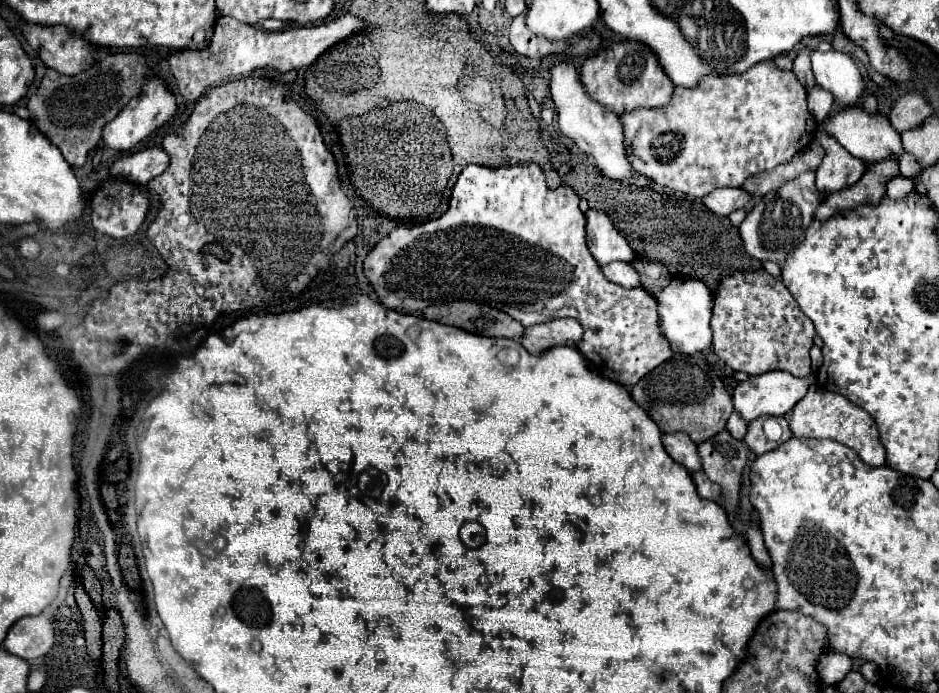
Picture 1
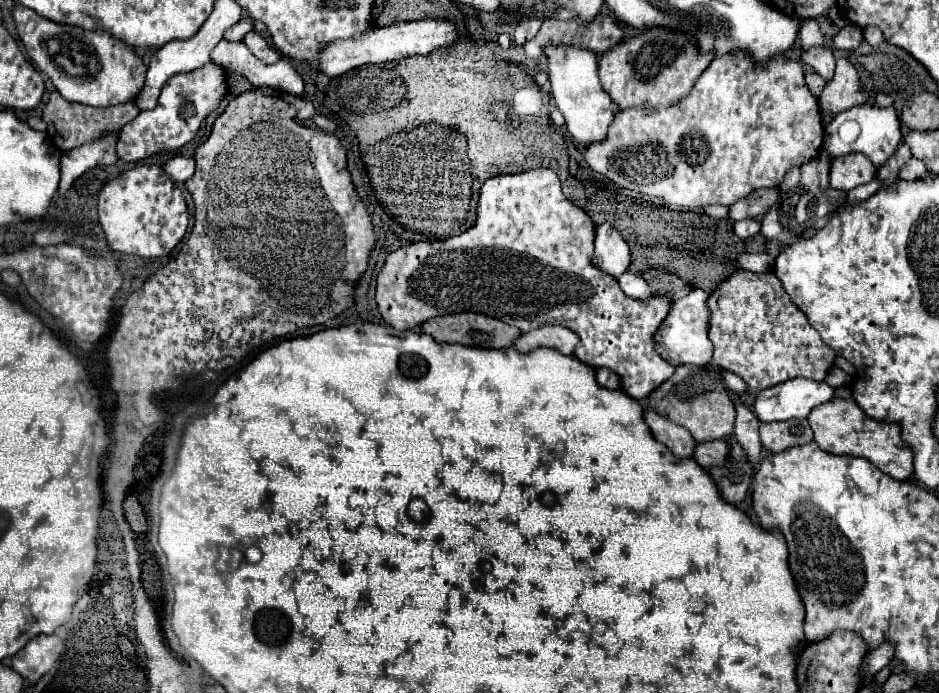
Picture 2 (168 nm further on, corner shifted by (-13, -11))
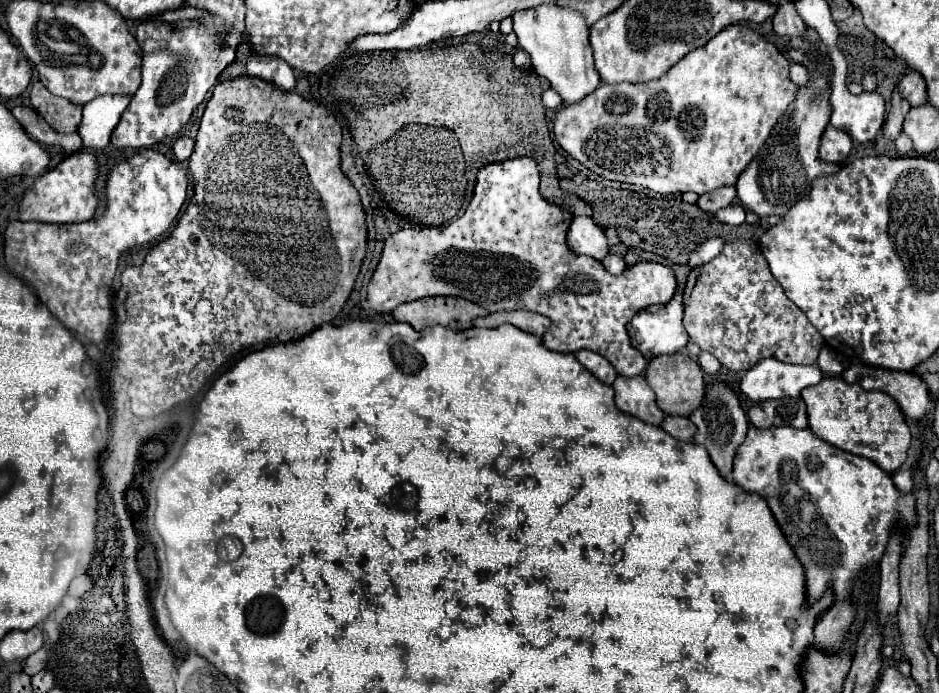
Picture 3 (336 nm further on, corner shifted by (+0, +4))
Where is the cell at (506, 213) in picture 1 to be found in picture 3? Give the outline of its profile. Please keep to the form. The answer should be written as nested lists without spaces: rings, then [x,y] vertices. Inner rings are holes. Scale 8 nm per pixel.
[[[515,158],[515,160],[505,160],[505,162],[497,162],[497,164],[487,164],[483,166],[479,172],[477,172],[477,184],[475,184],[475,192],[473,192],[473,200],[467,208],[467,212],[463,214],[463,218],[455,220],[453,224],[449,224],[447,228],[443,228],[441,232],[429,232],[429,228],[409,228],[409,230],[399,230],[395,234],[391,234],[389,240],[385,240],[385,248],[383,248],[383,254],[381,254],[381,260],[379,260],[379,266],[369,282],[369,288],[367,288],[367,302],[373,310],[381,312],[381,314],[391,314],[393,308],[397,308],[399,304],[405,304],[405,302],[413,302],[413,300],[419,300],[419,298],[427,298],[427,296],[459,296],[459,298],[465,298],[465,300],[471,300],[479,306],[483,306],[485,310],[489,312],[501,312],[501,310],[531,310],[531,312],[537,312],[537,314],[543,314],[547,318],[551,318],[551,328],[547,330],[547,334],[541,338],[543,346],[553,350],[553,352],[577,352],[577,350],[591,350],[591,352],[599,352],[601,356],[605,356],[617,370],[617,374],[621,376],[637,376],[645,370],[647,366],[647,360],[643,356],[639,356],[639,352],[635,352],[631,348],[631,342],[629,342],[629,336],[627,336],[627,324],[631,320],[631,316],[635,316],[639,310],[651,306],[651,304],[665,304],[673,298],[675,294],[675,288],[677,288],[677,282],[675,282],[675,274],[673,270],[667,266],[667,264],[659,264],[659,262],[637,262],[633,266],[627,266],[619,276],[613,276],[609,274],[603,264],[595,258],[589,258],[589,256],[575,256],[569,248],[567,248],[567,242],[565,242],[565,236],[567,236],[567,228],[569,228],[569,222],[573,220],[573,216],[565,210],[561,210],[559,206],[543,200],[539,196],[539,172],[537,172],[537,164],[535,160],[531,158]]]

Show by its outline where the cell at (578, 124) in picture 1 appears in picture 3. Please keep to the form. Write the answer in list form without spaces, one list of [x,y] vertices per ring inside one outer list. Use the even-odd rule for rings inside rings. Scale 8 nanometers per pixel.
[[[543,2],[535,8],[513,12],[511,20],[517,44],[529,52],[533,68],[539,76],[545,76],[551,82],[551,88],[561,94],[565,106],[583,100],[583,96],[599,86],[601,80],[589,46],[589,26],[579,10],[559,6],[557,2]]]

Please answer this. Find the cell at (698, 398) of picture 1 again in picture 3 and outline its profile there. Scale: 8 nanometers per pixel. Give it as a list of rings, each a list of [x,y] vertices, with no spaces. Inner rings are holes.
[[[657,356],[655,360],[649,362],[649,366],[645,370],[645,378],[657,396],[657,406],[665,414],[671,414],[671,416],[689,416],[699,406],[699,402],[703,400],[703,394],[705,394],[703,372],[691,360],[677,364],[673,356]]]

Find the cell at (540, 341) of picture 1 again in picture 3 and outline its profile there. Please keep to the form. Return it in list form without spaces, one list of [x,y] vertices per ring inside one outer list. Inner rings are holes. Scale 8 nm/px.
[[[527,310],[495,312],[495,314],[489,314],[485,318],[473,320],[473,326],[485,326],[485,328],[495,328],[495,326],[501,326],[501,324],[513,324],[519,330],[541,338],[545,334],[545,330],[551,326],[551,320],[547,320],[545,316],[539,316],[535,312],[527,312]]]

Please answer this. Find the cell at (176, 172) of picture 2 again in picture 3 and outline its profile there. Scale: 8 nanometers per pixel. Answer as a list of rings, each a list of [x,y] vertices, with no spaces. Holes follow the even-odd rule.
[[[181,136],[175,144],[173,144],[173,154],[177,156],[177,160],[189,160],[189,156],[193,154],[193,146],[195,146],[195,140],[189,138],[189,136]]]

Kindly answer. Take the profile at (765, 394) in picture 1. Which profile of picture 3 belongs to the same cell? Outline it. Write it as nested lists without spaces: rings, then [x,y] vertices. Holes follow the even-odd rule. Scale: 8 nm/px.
[[[773,358],[759,360],[739,382],[739,390],[753,402],[773,398],[795,398],[807,386],[821,382],[823,374],[817,366],[785,364]]]

